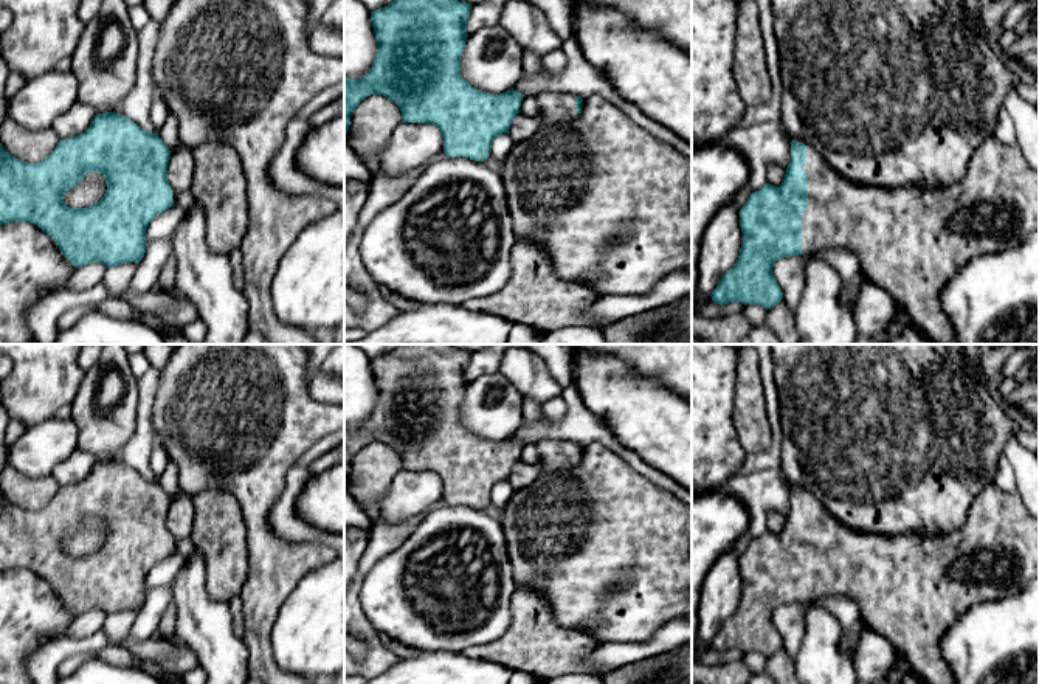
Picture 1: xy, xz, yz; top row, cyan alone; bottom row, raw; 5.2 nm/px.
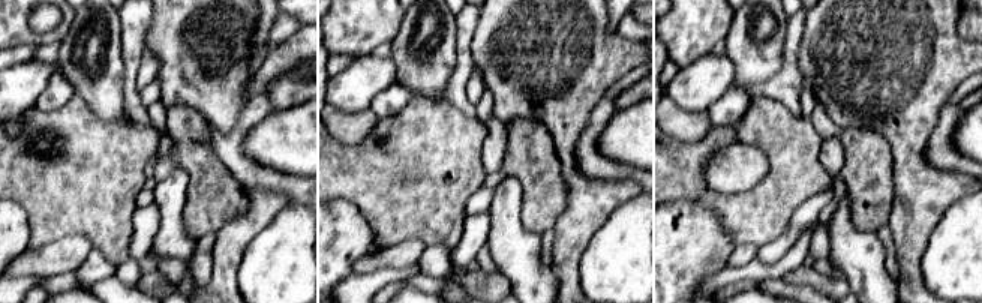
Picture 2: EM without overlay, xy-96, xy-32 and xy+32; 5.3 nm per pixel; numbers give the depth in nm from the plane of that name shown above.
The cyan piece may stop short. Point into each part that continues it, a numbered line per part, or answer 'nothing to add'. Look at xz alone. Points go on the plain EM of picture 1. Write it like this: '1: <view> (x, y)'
1: xz (557, 455)

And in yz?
1: yz (911, 588)

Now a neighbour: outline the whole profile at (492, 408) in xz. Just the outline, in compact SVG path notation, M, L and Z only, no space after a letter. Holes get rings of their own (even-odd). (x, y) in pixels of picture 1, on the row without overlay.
M482 374L467 385L461 422L490 442L512 437L524 422L523 396L502 374Z

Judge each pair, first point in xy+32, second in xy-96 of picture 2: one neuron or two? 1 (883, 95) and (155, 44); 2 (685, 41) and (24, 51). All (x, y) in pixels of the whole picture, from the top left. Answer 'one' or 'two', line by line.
1: one
2: two

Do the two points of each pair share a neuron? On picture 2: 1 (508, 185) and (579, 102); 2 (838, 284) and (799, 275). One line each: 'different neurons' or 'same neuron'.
1: different neurons
2: same neuron

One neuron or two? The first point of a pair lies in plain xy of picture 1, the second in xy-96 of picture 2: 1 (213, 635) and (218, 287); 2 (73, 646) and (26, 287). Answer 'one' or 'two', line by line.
1: two
2: one

